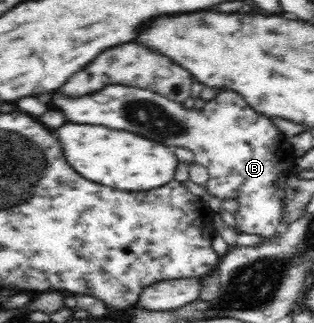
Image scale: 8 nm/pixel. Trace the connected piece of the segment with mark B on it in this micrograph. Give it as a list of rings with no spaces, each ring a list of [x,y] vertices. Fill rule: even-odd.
[[[124,84],[105,86],[97,92],[83,94],[77,98],[67,96],[63,90],[53,90],[53,92],[49,92],[49,96],[51,96],[51,104],[63,114],[65,122],[109,126],[115,130],[127,130],[127,132],[151,138],[155,142],[163,142],[167,146],[171,144],[171,146],[189,148],[195,154],[196,163],[206,166],[209,171],[209,180],[204,186],[203,194],[219,199],[239,199],[239,208],[234,213],[234,217],[236,226],[241,229],[241,232],[271,236],[277,230],[282,229],[280,200],[283,199],[285,191],[275,189],[275,180],[279,180],[282,175],[291,175],[295,172],[296,158],[287,147],[287,138],[279,133],[279,130],[273,125],[272,119],[258,114],[239,93],[234,91],[217,92],[217,96],[206,103],[202,112],[184,109],[181,104],[171,102],[168,98],[153,91]]]

